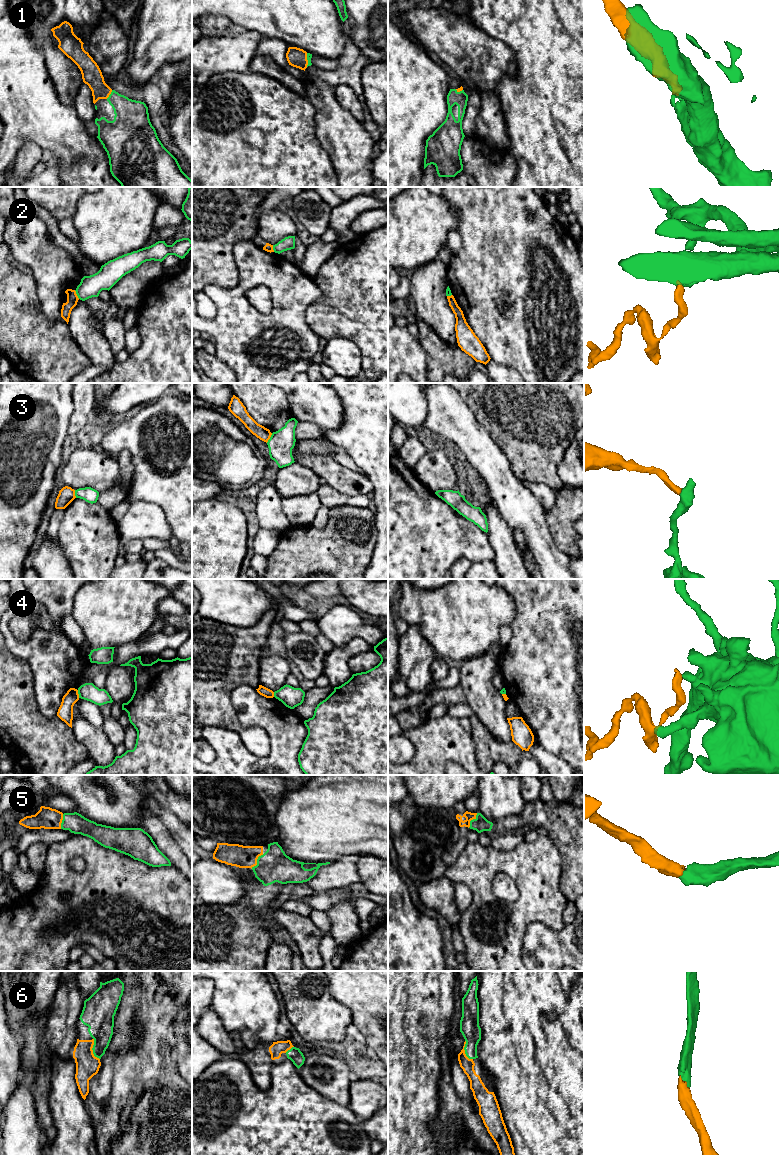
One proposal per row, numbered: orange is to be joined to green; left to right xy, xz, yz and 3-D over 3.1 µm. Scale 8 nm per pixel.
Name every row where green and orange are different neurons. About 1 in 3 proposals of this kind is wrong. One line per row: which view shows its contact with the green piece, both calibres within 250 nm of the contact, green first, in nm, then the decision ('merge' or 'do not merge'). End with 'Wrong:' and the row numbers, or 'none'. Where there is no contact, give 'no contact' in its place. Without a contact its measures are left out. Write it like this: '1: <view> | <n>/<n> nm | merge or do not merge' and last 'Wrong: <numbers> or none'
1: xy | 280/160 nm | merge
2: xy | 180/90 nm | do not merge
3: xz | 200/110 nm | do not merge
4: xy | 140/130 nm | do not merge
5: xz | 260/180 nm | merge
6: xy | 220/190 nm | merge
Wrong: 2, 3, 4

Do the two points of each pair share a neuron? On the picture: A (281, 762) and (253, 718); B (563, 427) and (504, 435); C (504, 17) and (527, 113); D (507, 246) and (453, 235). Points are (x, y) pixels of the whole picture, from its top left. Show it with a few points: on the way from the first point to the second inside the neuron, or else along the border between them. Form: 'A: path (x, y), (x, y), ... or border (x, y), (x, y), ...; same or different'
A: path (281, 749), (281, 737), (266, 722); same
B: path (548, 427), (519, 429); same
C: path (525, 41), (527, 43), (527, 89); same
D: border (458, 230), (461, 236), (461, 247), (452, 254); different

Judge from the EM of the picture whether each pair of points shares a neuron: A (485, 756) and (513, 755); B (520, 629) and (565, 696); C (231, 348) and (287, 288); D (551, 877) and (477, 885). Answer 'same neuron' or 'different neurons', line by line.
A: same neuron
B: same neuron
C: same neuron
D: same neuron

